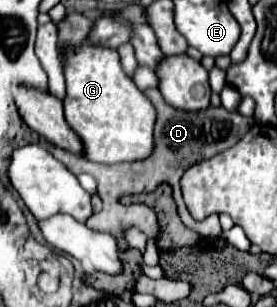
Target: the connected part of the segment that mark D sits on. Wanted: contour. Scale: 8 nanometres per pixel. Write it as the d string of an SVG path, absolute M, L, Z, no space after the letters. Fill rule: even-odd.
M146 89L144 91L146 97L152 101L152 105L158 111L158 119L156 119L156 153L148 159L148 161L134 161L132 165L100 165L100 163L92 163L84 157L72 157L72 153L64 153L62 149L56 149L52 145L48 145L44 139L42 143L54 153L54 157L58 157L74 175L80 173L90 173L92 177L96 177L98 181L98 193L102 200L102 211L97 215L93 215L87 220L87 225L96 231L108 231L116 237L120 251L128 249L128 243L124 239L126 229L130 227L138 227L144 235L146 235L146 249L144 249L144 263L146 265L158 265L158 239L160 239L160 225L158 225L158 217L150 207L126 207L120 203L122 195L140 195L140 193L150 193L152 189L156 189L156 185L160 185L162 181L168 181L174 189L174 199L178 205L178 213L182 223L198 233L206 233L208 237L216 237L214 233L220 233L220 223L218 223L218 215L210 215L206 221L196 221L184 199L182 199L182 191L180 191L180 179L182 173L200 163L206 161L226 149L230 149L232 145L238 143L238 139L242 139L248 131L250 131L250 117L244 117L240 113L232 113L226 111L224 107L208 107L204 113L180 113L176 109L172 109L170 105L166 105L166 101L162 99L158 89Z

